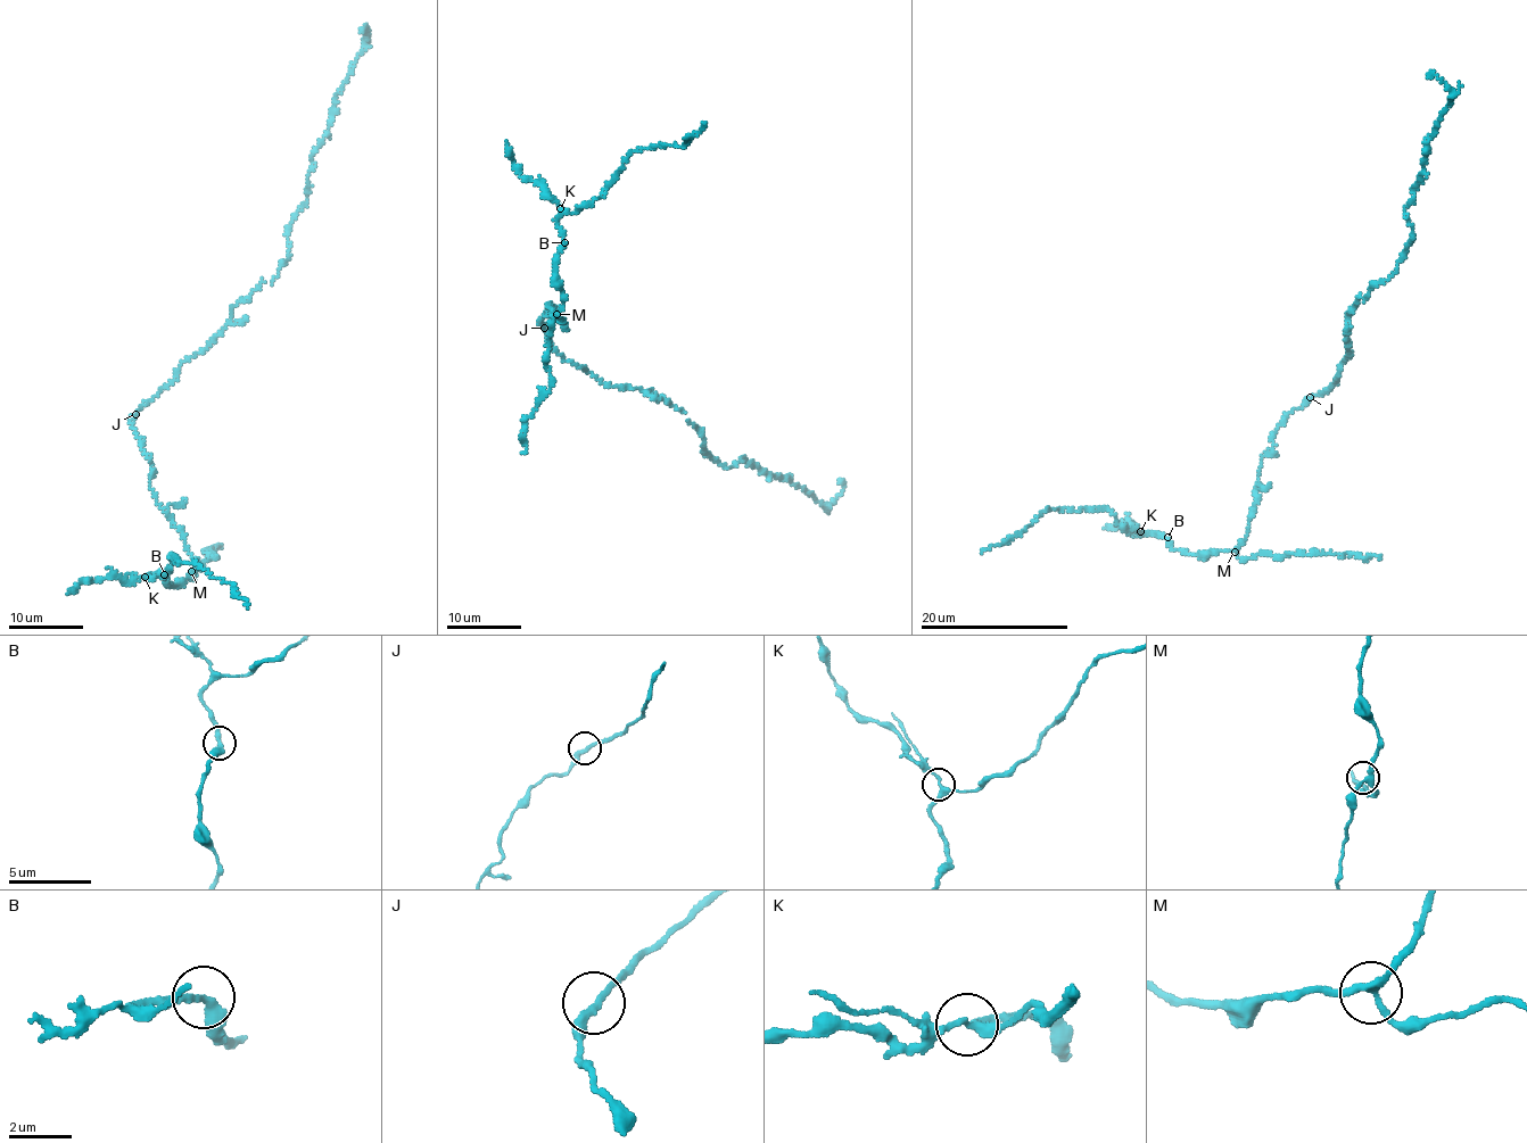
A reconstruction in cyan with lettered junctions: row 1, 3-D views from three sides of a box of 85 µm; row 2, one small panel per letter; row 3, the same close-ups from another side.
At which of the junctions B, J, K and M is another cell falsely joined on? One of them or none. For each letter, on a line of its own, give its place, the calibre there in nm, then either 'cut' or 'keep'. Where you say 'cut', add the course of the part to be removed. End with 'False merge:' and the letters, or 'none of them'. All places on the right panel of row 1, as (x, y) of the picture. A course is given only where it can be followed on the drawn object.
B: (1168, 537) | 280 nm | keep
J: (1310, 397) | 240 nm | keep
K: (1140, 531) | 240 nm | cut | (1139, 532), (1124, 521), (1105, 529)
M: (1235, 552) | 240 nm | keep
False merge: K

